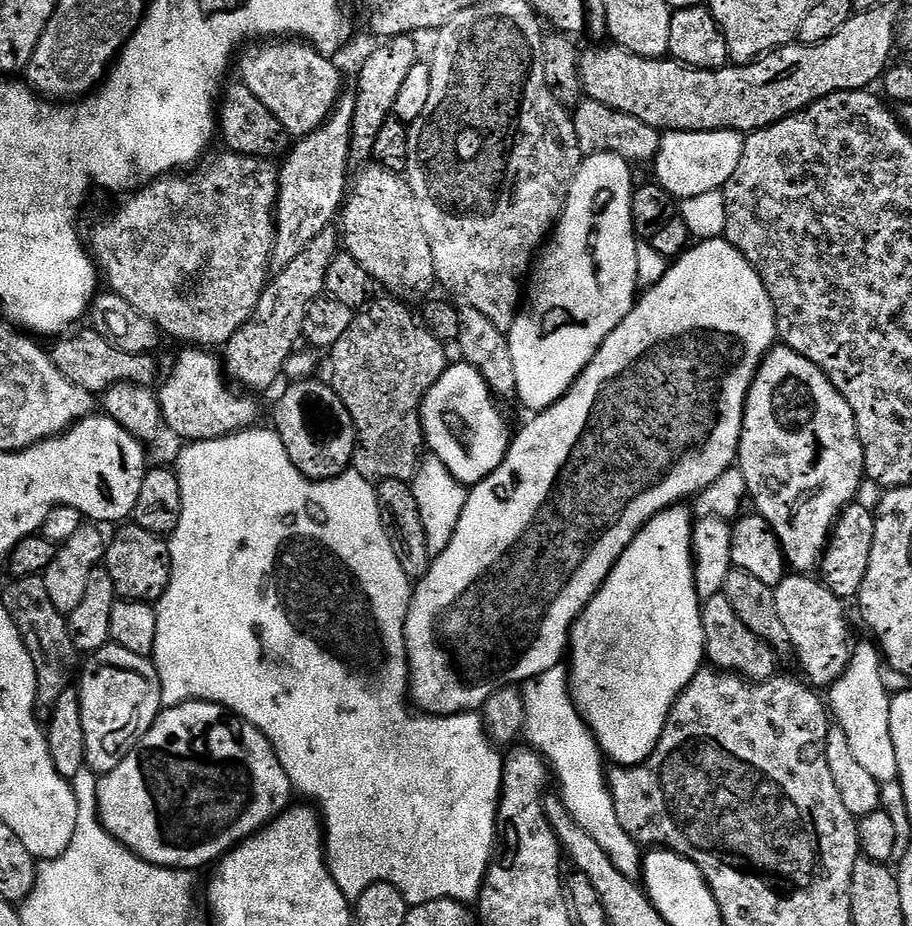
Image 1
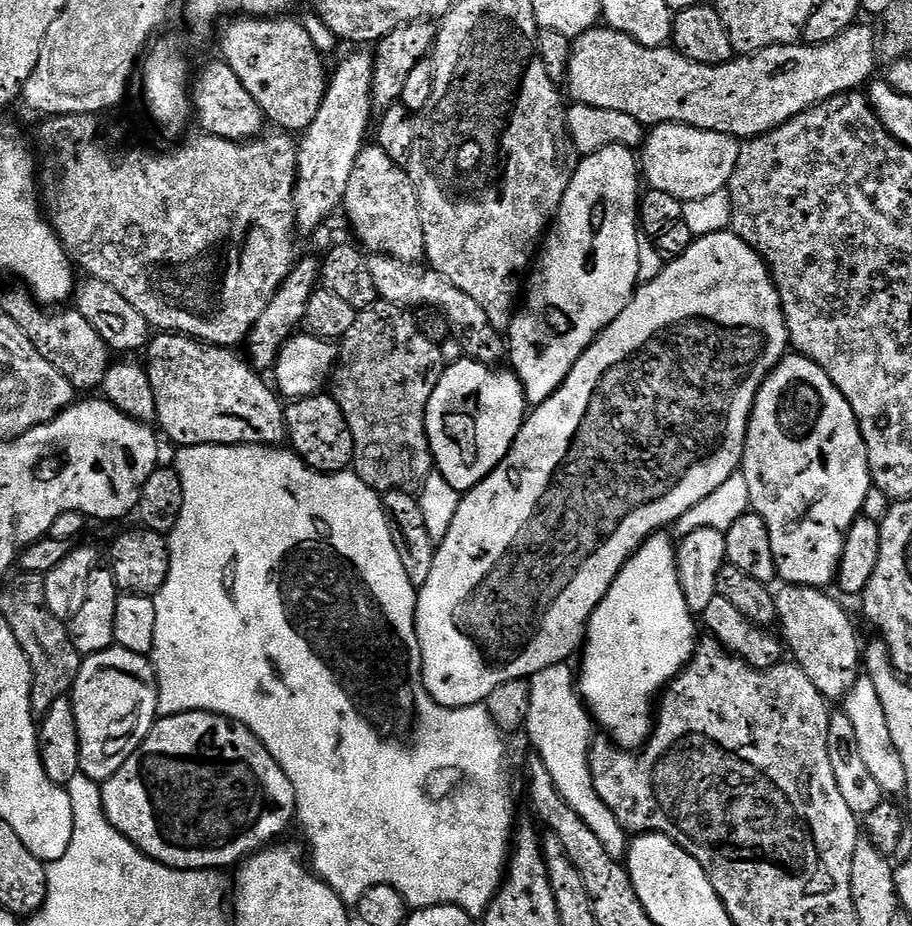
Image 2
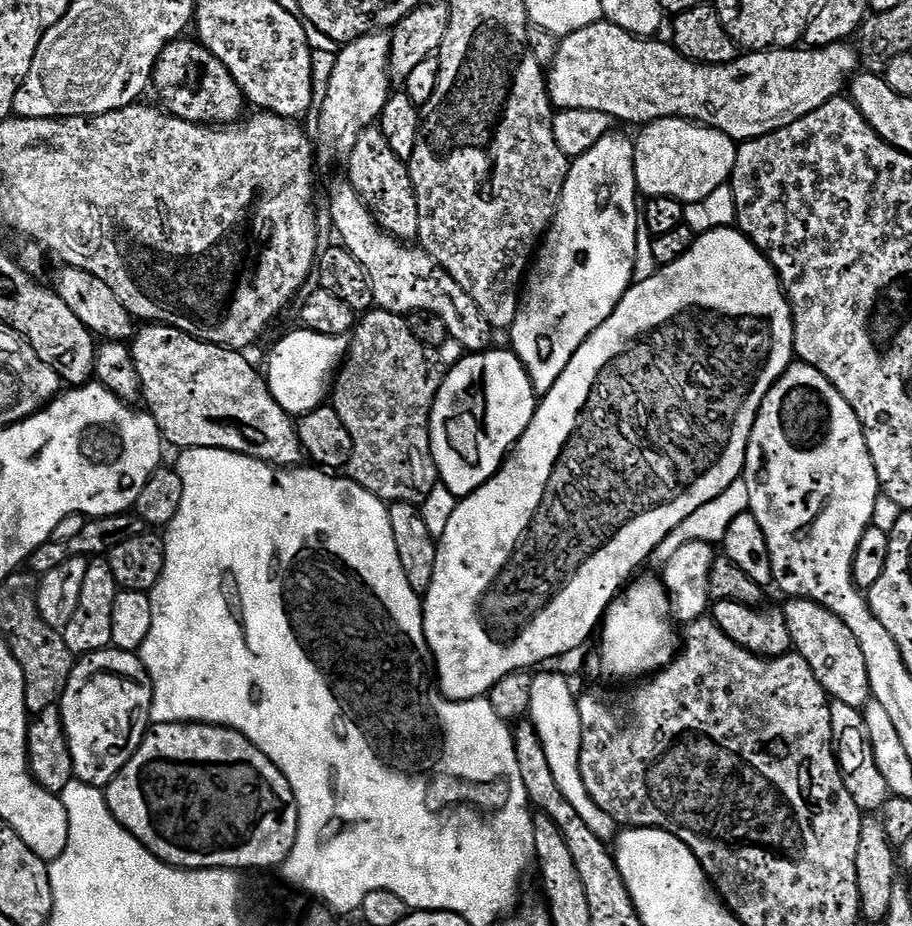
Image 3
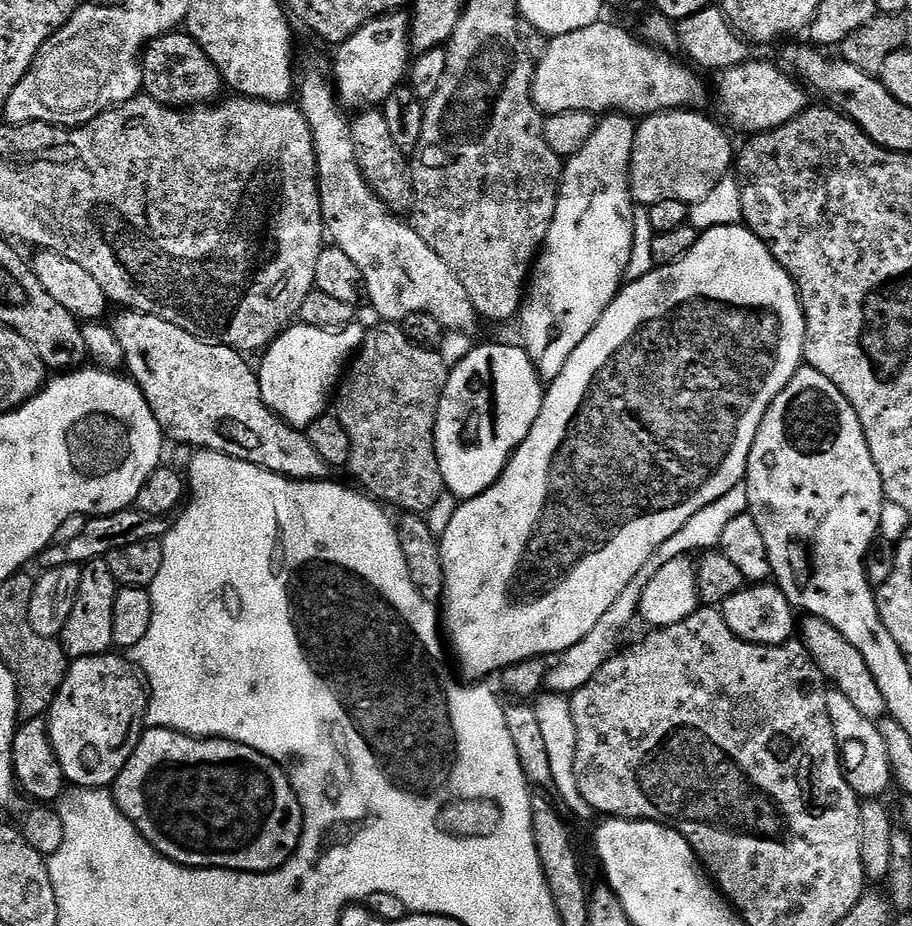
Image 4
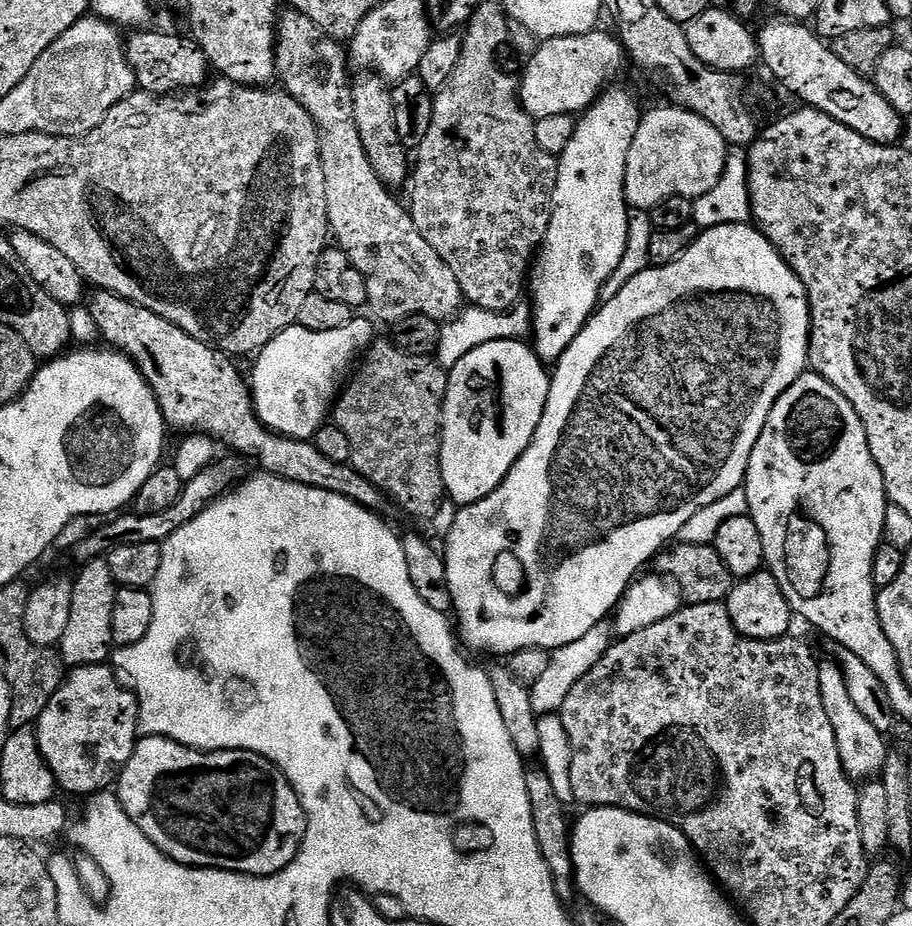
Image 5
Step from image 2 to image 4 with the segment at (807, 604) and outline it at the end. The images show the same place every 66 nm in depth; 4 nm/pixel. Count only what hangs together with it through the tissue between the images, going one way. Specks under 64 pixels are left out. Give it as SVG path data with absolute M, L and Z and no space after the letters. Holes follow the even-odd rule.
M805 615L799 621L798 636L806 646L810 658L820 668L825 681L835 691L846 694L852 705L861 714L866 714L866 718L879 722L888 716L886 698L882 698L882 690L878 690L878 682L874 682L874 674L870 674L870 666L866 666L866 658L862 658L862 654L854 650L854 646L850 646L850 642L846 642L846 638L842 638L842 634L838 634L838 630L830 626L830 622L817 616Z

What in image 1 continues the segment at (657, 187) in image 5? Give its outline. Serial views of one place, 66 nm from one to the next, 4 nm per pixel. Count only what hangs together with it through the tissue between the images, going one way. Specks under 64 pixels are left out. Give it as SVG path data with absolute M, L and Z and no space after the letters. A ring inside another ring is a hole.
M729 128L717 132L664 132L654 161L655 183L661 184L677 201L695 198L697 194L710 194L710 190L721 190L734 170L738 170L738 162L742 162L744 142L745 137L741 133L731 132Z

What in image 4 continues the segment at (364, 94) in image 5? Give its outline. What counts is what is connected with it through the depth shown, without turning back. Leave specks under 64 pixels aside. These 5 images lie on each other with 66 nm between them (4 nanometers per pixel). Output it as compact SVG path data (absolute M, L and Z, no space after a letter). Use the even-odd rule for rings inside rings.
M364 110L357 116L360 117L351 121L352 137L358 166L366 182L372 187L377 198L387 208L391 208L393 213L407 213L412 207L412 174L409 157L402 150L398 150L398 145L394 143L390 129L386 126L383 111Z

